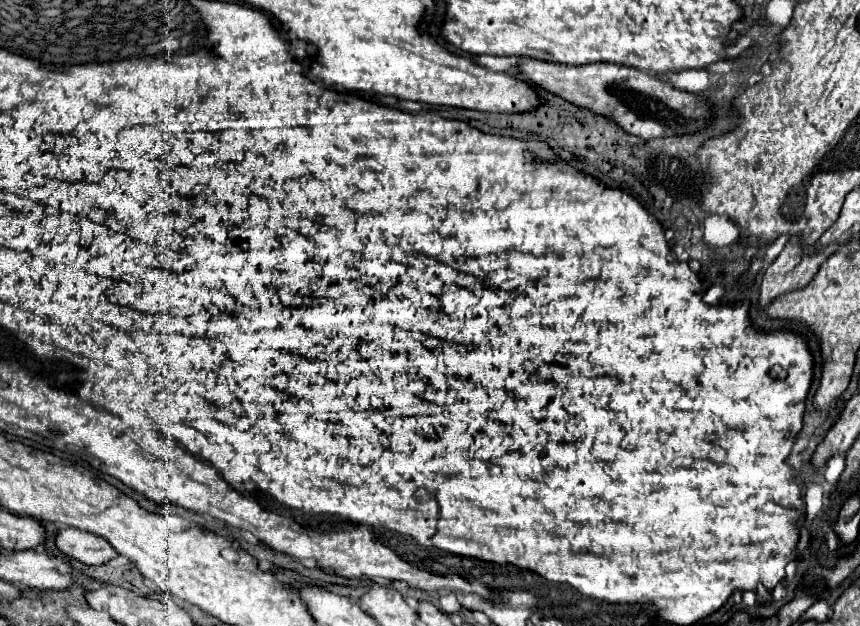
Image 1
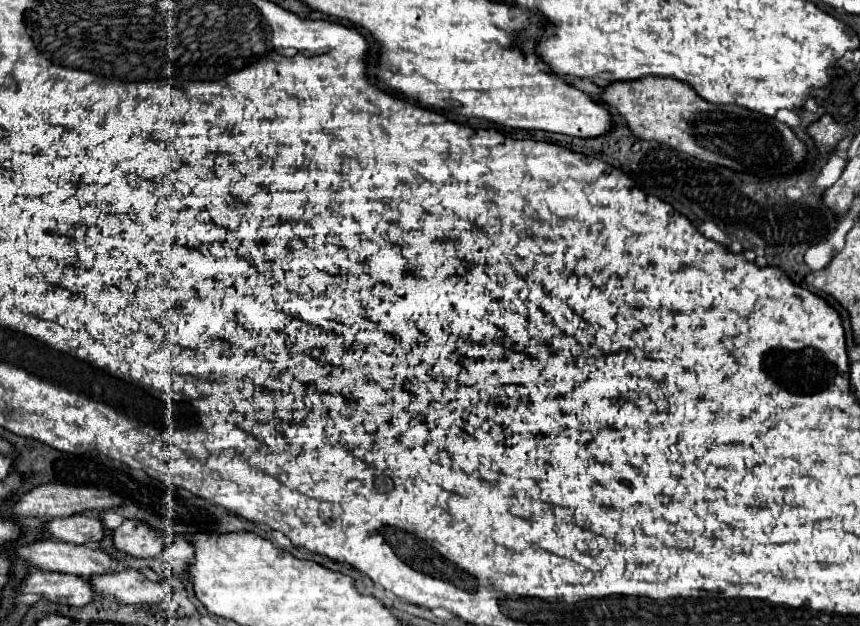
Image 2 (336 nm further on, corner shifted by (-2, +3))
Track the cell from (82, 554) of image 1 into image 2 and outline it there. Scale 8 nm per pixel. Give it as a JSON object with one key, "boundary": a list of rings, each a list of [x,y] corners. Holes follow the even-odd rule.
{"boundary":[[[126,519],[118,529],[112,531],[112,545],[114,549],[138,557],[138,559],[148,559],[156,557],[164,551],[166,541],[156,535],[152,529],[148,529],[144,523]]]}

